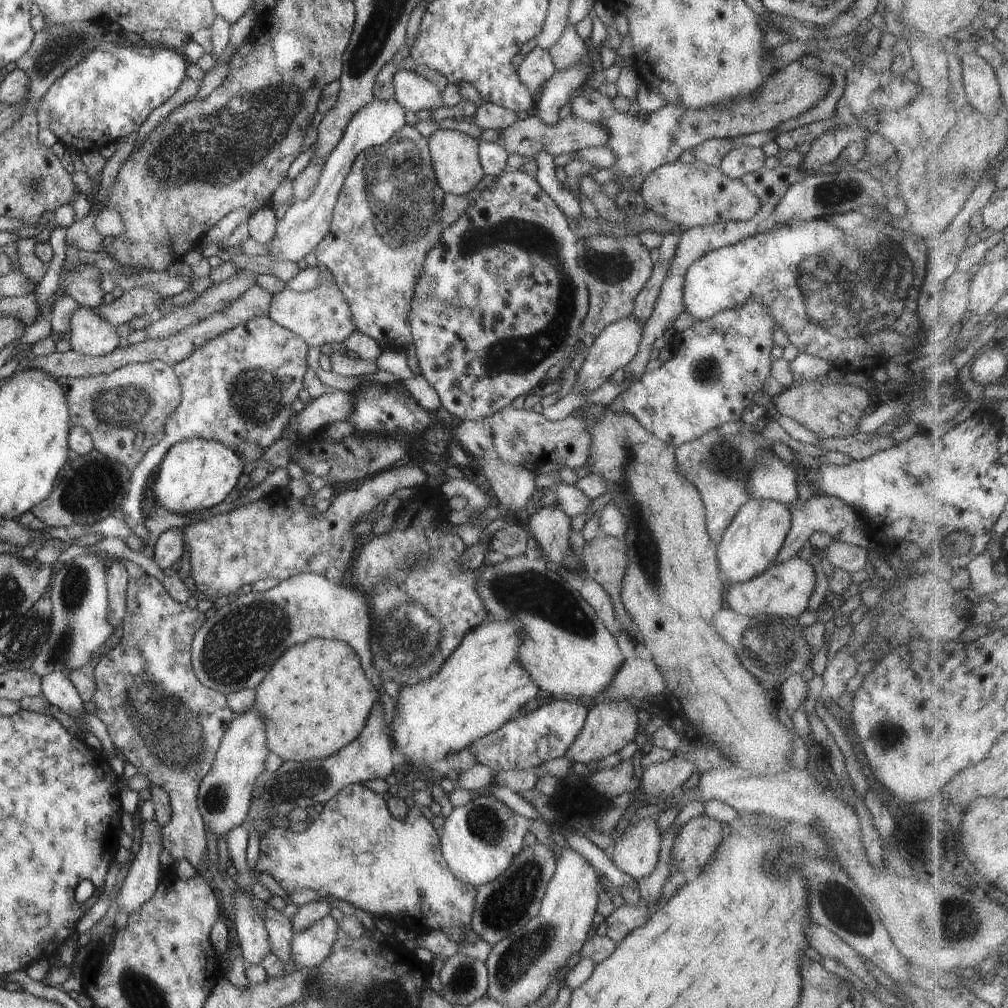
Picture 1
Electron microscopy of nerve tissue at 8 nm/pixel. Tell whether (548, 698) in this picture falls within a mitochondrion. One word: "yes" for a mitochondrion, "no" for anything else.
no

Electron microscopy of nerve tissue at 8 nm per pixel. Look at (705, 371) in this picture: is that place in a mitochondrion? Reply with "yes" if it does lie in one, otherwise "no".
yes

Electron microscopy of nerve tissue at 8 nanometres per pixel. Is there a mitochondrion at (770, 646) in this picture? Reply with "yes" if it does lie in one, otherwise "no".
yes

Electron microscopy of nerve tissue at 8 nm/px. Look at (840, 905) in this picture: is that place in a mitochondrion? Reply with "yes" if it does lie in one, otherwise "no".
yes

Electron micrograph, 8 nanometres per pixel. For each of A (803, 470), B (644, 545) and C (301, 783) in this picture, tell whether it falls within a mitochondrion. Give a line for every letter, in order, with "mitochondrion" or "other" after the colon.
A: other
B: mitochondrion
C: mitochondrion

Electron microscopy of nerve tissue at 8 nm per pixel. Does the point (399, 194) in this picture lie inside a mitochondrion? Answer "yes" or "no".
yes

